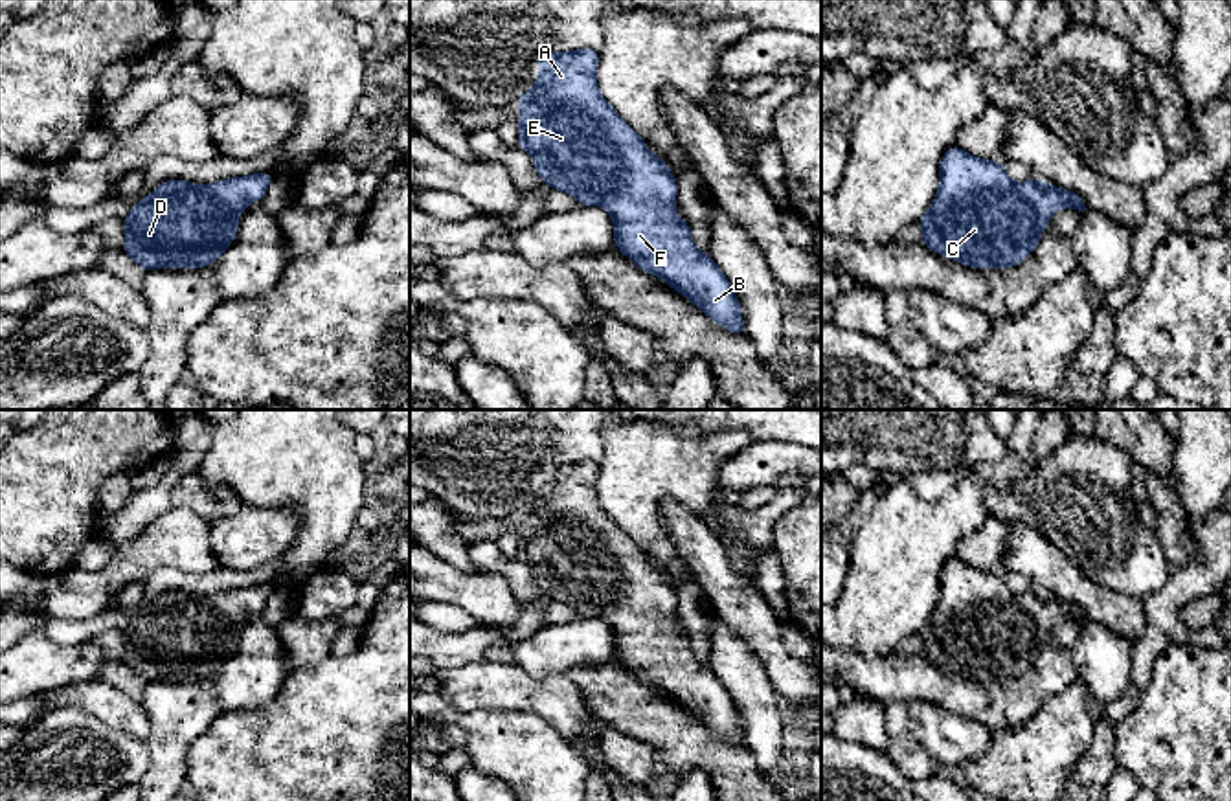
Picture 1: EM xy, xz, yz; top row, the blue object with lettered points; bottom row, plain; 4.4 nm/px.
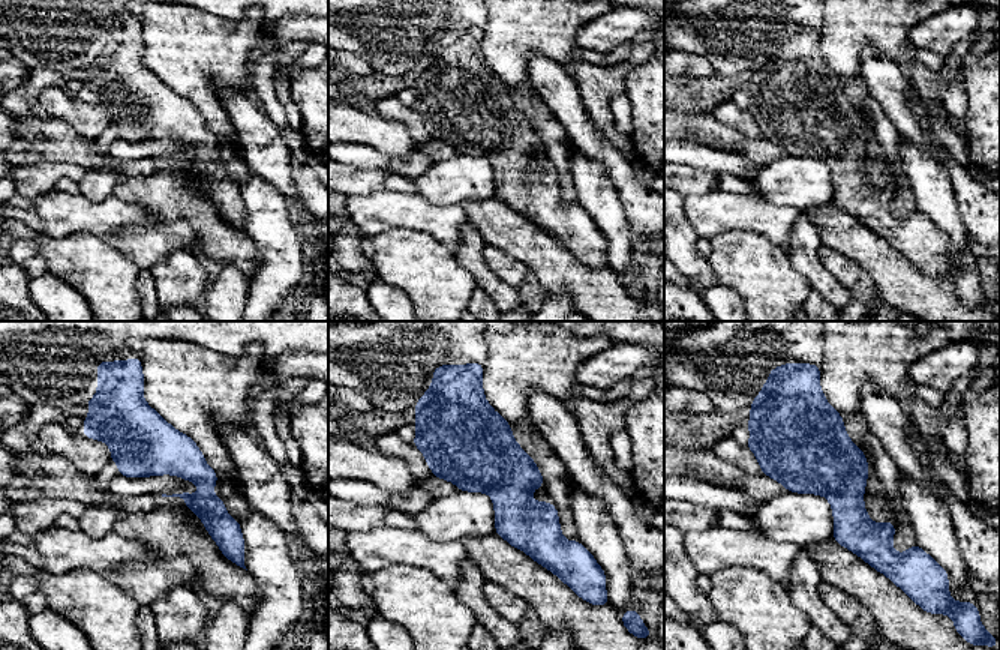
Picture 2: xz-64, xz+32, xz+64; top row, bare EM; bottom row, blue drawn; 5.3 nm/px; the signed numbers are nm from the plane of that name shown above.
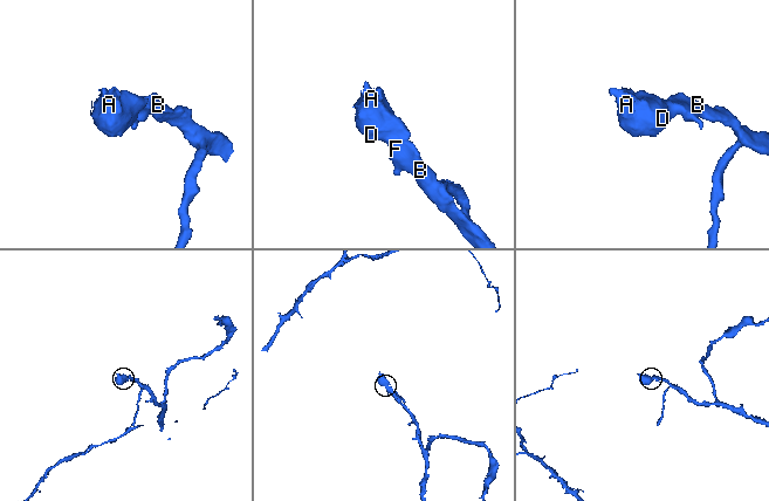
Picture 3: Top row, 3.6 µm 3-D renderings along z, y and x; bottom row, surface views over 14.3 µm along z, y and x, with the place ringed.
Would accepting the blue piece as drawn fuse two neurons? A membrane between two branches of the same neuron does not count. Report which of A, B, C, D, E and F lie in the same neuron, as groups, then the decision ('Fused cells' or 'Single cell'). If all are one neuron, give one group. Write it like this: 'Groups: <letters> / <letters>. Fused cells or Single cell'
Groups: A B C D E F. Single cell

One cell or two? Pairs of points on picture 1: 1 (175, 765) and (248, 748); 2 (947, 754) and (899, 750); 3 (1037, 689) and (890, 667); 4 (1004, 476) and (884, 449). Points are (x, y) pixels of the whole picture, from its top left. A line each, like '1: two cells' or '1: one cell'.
1: two cells
2: two cells
3: one cell
4: two cells

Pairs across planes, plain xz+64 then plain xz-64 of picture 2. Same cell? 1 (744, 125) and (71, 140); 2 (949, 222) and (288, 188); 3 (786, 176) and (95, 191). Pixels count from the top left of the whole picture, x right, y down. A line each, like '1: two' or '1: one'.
1: two
2: two
3: one

